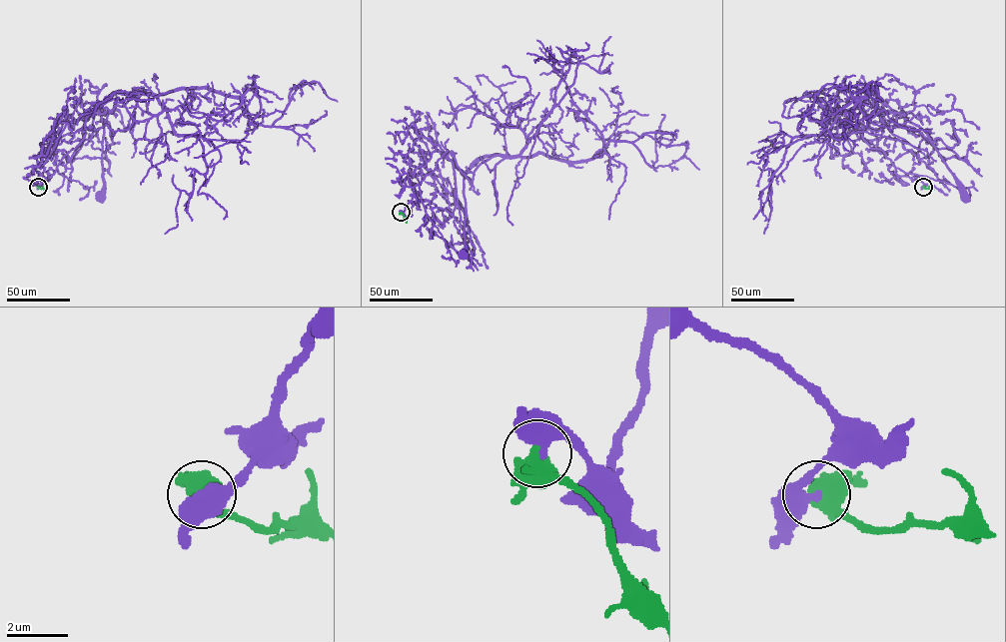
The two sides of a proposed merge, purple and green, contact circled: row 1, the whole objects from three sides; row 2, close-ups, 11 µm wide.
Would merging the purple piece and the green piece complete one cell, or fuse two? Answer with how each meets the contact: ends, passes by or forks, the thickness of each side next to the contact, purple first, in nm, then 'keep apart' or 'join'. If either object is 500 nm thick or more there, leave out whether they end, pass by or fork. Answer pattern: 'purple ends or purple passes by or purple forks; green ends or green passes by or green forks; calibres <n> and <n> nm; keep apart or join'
calibres 550 and 550 nm; keep apart

